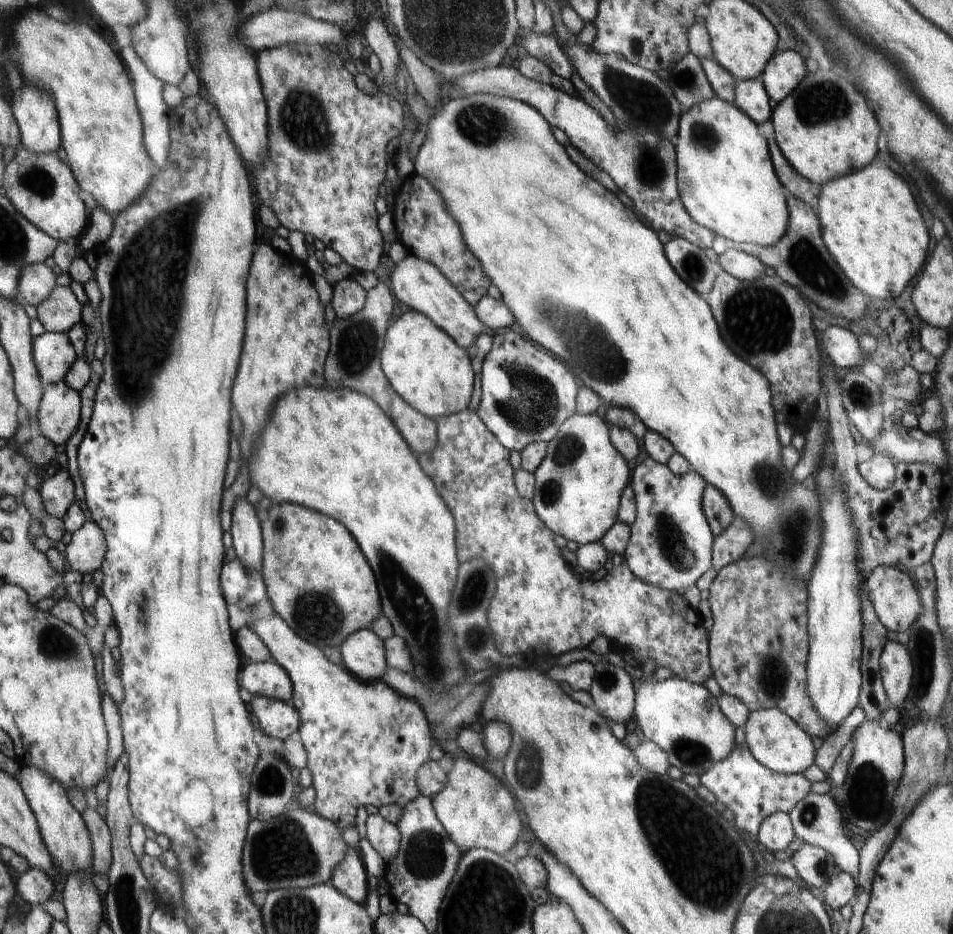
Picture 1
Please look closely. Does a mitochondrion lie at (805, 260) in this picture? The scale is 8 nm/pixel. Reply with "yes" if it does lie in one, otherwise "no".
yes

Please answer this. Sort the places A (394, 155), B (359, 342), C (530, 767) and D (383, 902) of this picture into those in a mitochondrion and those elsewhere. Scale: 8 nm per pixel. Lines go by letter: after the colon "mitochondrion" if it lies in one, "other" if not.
A: other
B: mitochondrion
C: mitochondrion
D: other

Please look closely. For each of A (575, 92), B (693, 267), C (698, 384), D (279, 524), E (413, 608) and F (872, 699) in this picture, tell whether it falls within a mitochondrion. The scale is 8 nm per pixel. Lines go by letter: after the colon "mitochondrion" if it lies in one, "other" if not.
A: other
B: mitochondrion
C: other
D: mitochondrion
E: mitochondrion
F: other

